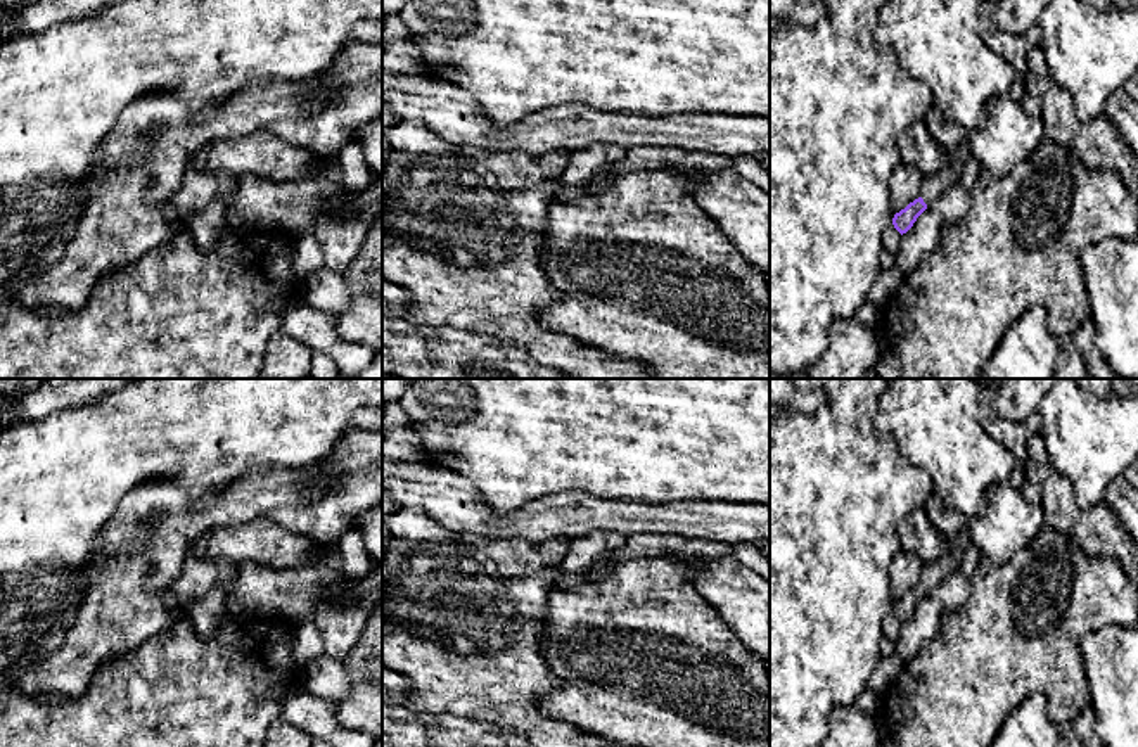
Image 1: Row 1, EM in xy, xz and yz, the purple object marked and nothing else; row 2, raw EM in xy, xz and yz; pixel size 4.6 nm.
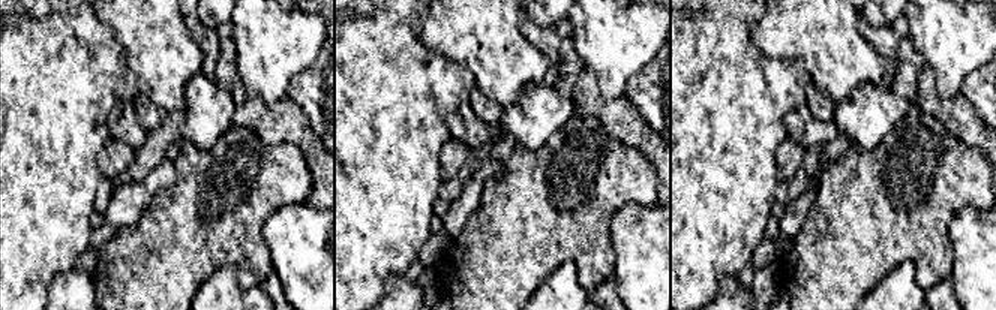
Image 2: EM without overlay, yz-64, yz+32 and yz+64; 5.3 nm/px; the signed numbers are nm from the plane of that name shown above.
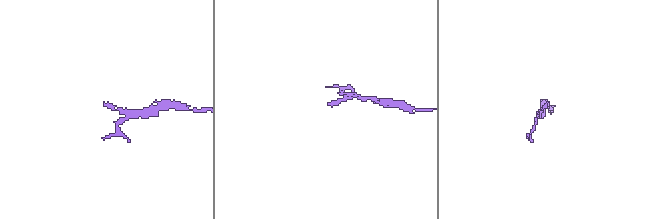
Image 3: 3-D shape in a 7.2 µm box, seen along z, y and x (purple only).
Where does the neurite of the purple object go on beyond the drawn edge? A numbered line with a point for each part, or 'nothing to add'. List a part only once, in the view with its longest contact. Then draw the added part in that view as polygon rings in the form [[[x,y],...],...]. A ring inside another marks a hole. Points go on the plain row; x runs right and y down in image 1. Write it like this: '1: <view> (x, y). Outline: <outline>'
1: yz (934, 573). Outline: [[[965,529],[949,538],[948,552],[936,562],[925,564],[920,584],[927,595],[934,595],[936,588],[953,572],[956,572],[956,564],[970,546],[970,540]]]

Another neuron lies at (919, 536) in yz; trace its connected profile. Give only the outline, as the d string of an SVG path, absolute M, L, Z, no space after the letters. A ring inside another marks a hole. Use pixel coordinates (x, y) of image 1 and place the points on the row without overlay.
M924 507L911 510L899 524L903 550L925 564L936 562L949 548L949 538L941 534L929 520Z

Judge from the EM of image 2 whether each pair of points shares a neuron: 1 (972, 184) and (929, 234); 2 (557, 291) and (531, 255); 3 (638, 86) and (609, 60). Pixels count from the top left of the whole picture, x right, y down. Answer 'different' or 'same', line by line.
1: same
2: different
3: different

